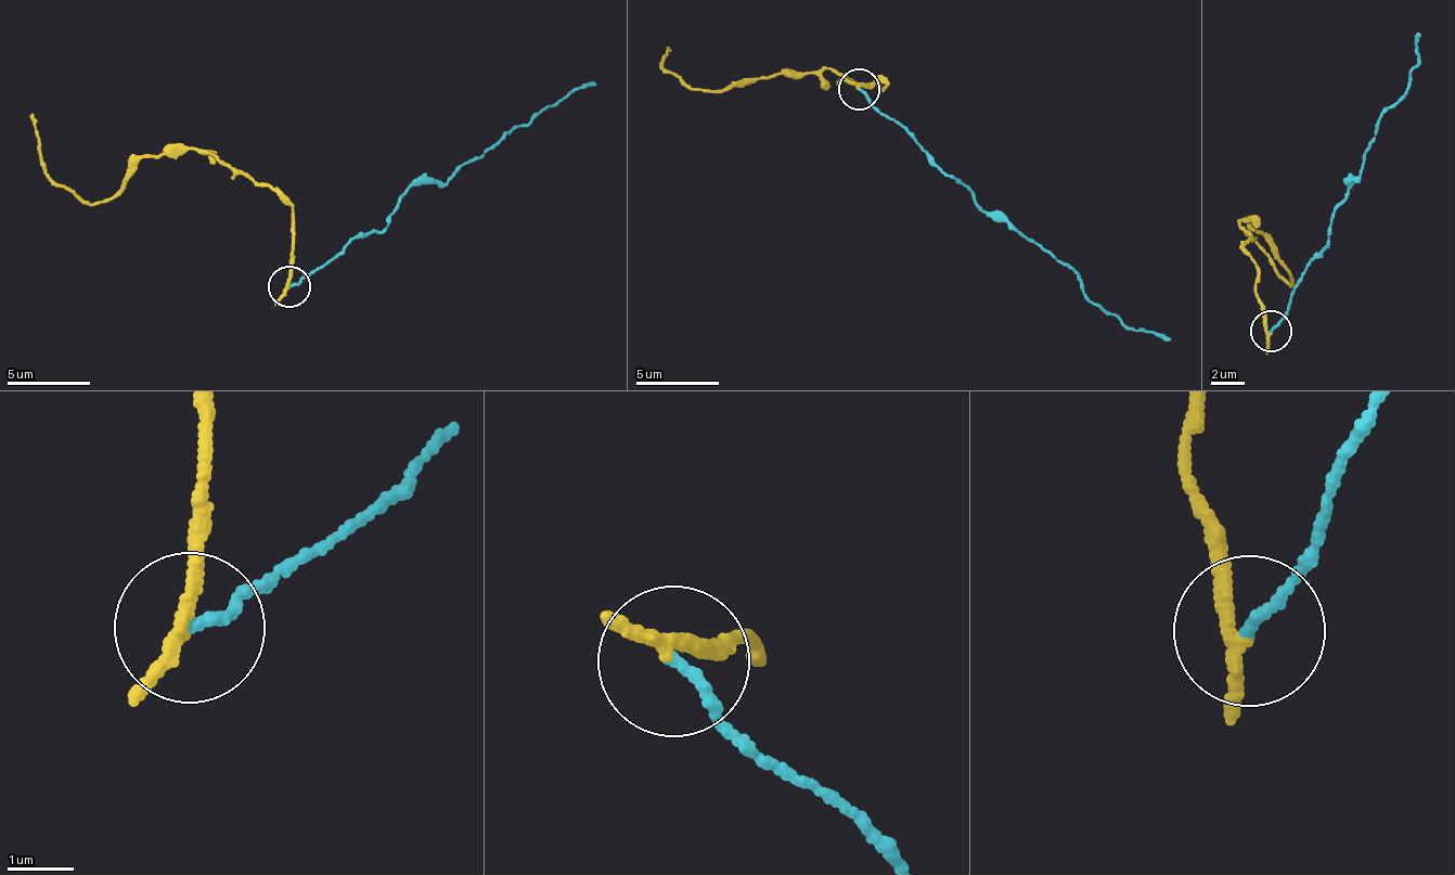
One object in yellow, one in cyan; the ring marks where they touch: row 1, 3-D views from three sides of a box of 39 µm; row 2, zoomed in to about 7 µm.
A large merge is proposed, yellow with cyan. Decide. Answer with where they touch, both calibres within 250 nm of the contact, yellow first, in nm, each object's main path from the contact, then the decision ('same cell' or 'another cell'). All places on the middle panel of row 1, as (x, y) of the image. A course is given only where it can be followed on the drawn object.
(859, 89) | 180/160 nm | yellow via (860, 88), (887, 86), (878, 77), (858, 85), (828, 68), (712, 92), (687, 89), (661, 67), (669, 51) | cyan via (860, 88), (992, 217), (1021, 233), (1078, 277), (1094, 303), (1170, 341) | another cell

